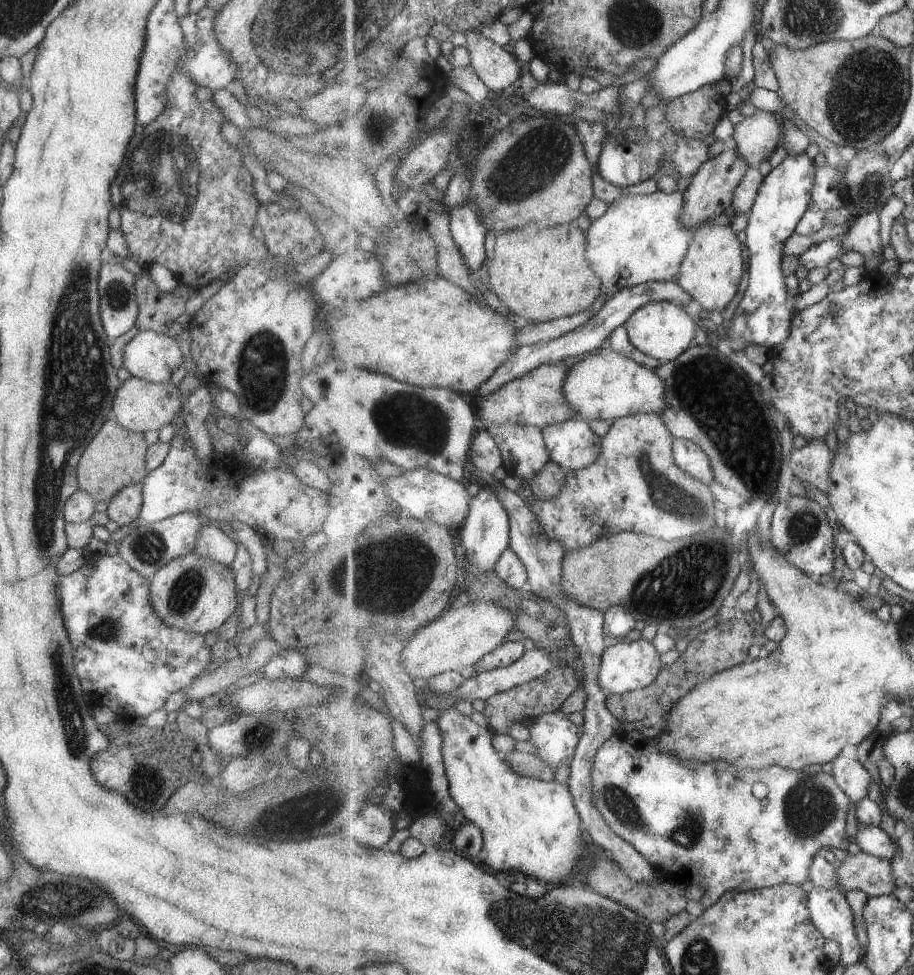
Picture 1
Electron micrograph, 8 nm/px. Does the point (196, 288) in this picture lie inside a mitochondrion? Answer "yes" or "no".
no

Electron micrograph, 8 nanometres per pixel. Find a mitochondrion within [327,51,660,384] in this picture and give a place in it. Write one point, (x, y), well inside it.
(538, 157)

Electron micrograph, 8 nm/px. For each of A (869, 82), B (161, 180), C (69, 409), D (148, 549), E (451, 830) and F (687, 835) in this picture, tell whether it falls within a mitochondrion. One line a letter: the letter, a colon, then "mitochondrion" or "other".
A: mitochondrion
B: mitochondrion
C: mitochondrion
D: mitochondrion
E: other
F: mitochondrion

